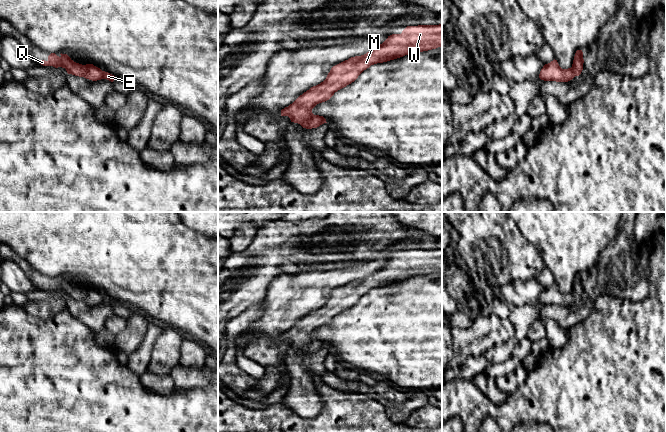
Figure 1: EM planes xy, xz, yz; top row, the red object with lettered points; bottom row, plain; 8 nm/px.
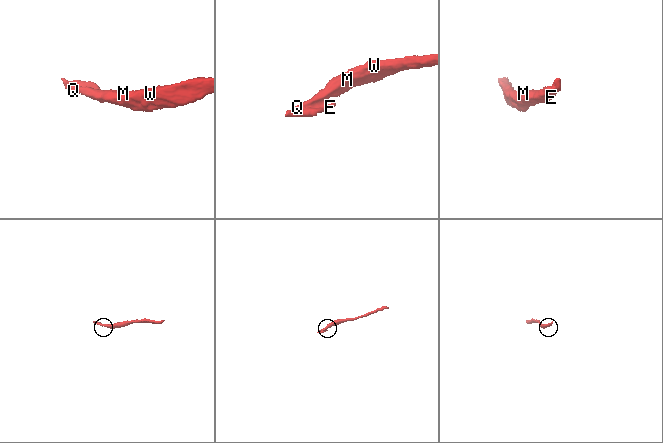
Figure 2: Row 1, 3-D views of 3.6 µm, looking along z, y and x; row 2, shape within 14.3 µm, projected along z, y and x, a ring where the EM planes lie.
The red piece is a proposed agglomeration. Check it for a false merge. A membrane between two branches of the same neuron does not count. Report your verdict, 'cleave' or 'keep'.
keep

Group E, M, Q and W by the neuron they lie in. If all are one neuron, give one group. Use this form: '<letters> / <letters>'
E M Q W

